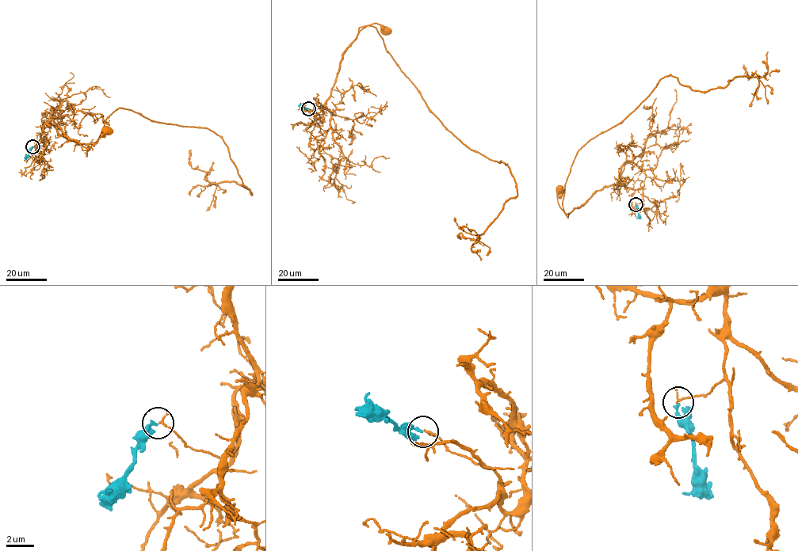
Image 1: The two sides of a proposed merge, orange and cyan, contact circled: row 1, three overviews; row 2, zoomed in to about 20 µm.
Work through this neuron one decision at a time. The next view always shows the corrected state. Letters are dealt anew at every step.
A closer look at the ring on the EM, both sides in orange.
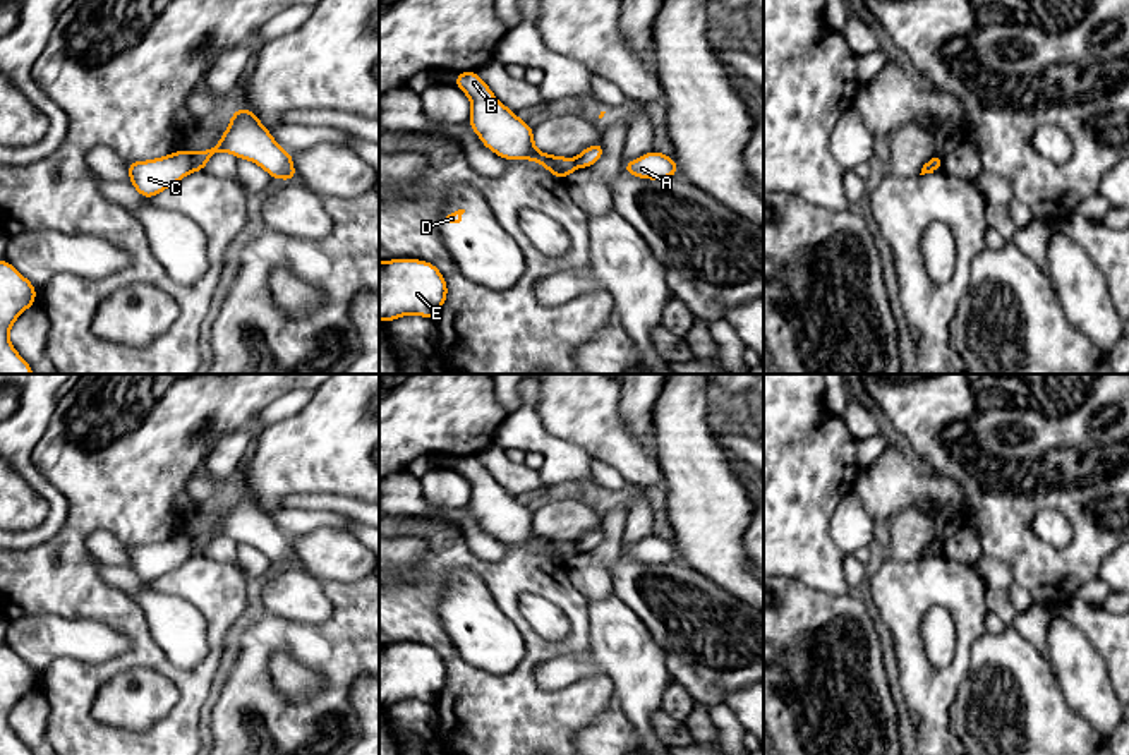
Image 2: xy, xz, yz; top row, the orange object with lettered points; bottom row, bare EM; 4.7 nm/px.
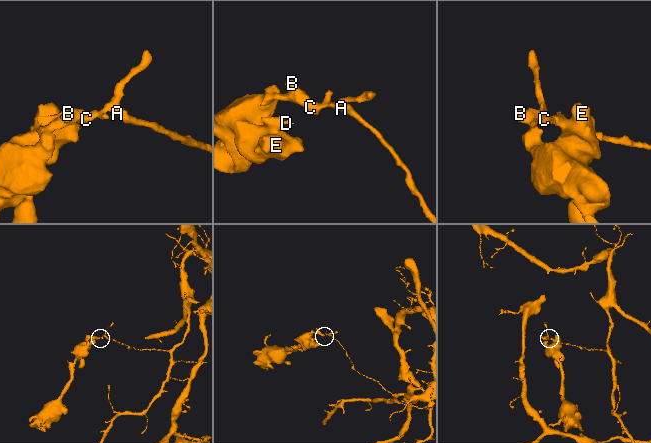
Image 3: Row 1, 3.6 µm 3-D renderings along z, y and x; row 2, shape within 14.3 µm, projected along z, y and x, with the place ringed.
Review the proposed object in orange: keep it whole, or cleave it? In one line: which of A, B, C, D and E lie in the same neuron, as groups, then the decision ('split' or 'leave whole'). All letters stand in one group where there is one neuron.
groups A / B C D E; split

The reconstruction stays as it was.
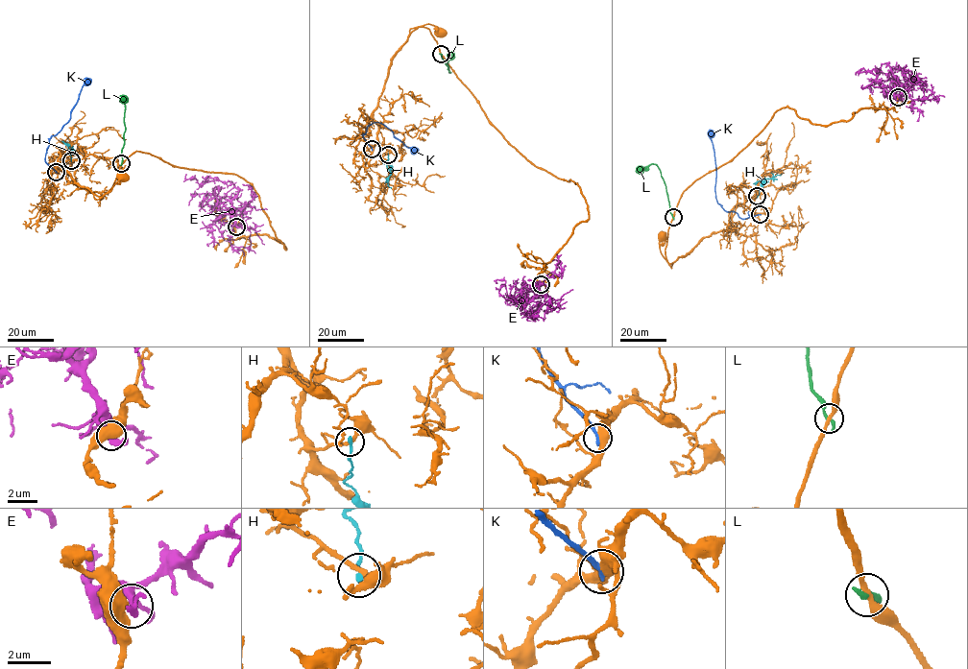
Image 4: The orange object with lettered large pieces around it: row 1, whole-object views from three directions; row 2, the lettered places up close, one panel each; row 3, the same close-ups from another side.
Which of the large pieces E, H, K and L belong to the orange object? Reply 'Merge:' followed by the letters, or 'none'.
Merge: none

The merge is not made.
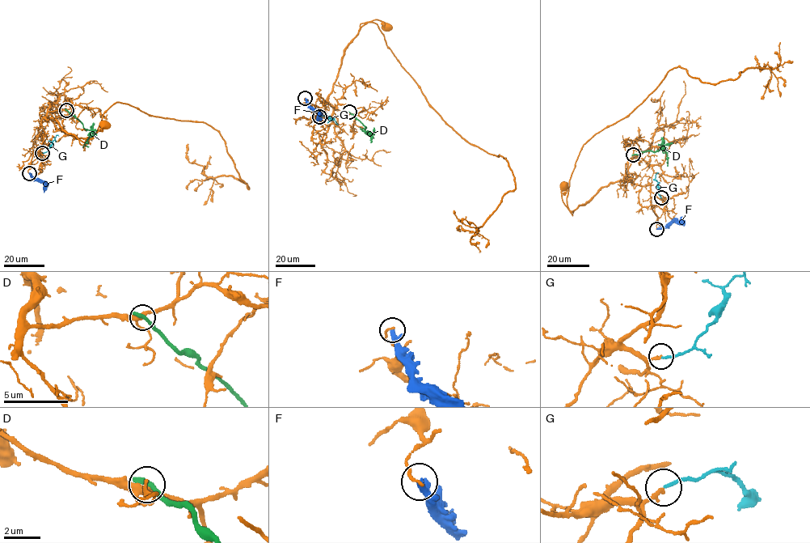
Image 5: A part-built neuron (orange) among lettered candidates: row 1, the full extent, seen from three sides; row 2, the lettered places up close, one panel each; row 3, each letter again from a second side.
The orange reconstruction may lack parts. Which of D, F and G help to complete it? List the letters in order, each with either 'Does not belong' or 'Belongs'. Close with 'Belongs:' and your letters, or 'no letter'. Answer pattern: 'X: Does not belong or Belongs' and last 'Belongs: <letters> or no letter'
D: Does not belong
F: Does not belong
G: Belongs
Belongs: G

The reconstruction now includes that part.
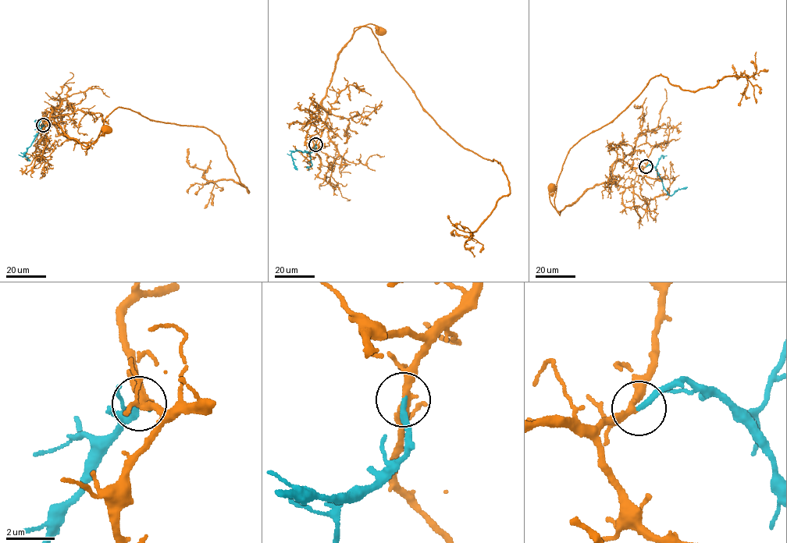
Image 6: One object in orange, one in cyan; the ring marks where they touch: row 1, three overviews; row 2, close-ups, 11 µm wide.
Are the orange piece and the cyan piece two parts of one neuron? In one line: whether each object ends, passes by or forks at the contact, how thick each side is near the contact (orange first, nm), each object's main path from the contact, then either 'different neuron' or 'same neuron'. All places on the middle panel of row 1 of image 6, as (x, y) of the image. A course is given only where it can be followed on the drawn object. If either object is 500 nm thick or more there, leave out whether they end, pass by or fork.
orange passes by; cyan ends there; 260 nm thick on the orange side, 240 nm on the other; orange runs (315, 143), (325, 127), (326, 114), (322, 101), (340, 51), (361, 26), (370, 23), (380, 26), (382, 30); cyan runs (315, 144), (314, 150), (298, 150), (291, 152), (297, 170); same neuron

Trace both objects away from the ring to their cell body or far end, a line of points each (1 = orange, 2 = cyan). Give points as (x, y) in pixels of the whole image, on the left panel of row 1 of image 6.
1: (43, 125), (49, 125), (52, 116), (51, 108), (48, 123), (58, 125), (63, 133), (89, 147), (108, 129)
2: (43, 125), (23, 157), (30, 161)

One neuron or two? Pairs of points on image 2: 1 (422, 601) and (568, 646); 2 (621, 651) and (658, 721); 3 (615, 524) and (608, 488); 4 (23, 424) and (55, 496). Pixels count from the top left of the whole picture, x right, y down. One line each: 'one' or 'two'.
1: one
2: two
3: two
4: one

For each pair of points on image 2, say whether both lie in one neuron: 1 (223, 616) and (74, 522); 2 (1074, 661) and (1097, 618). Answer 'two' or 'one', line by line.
1: one
2: two

